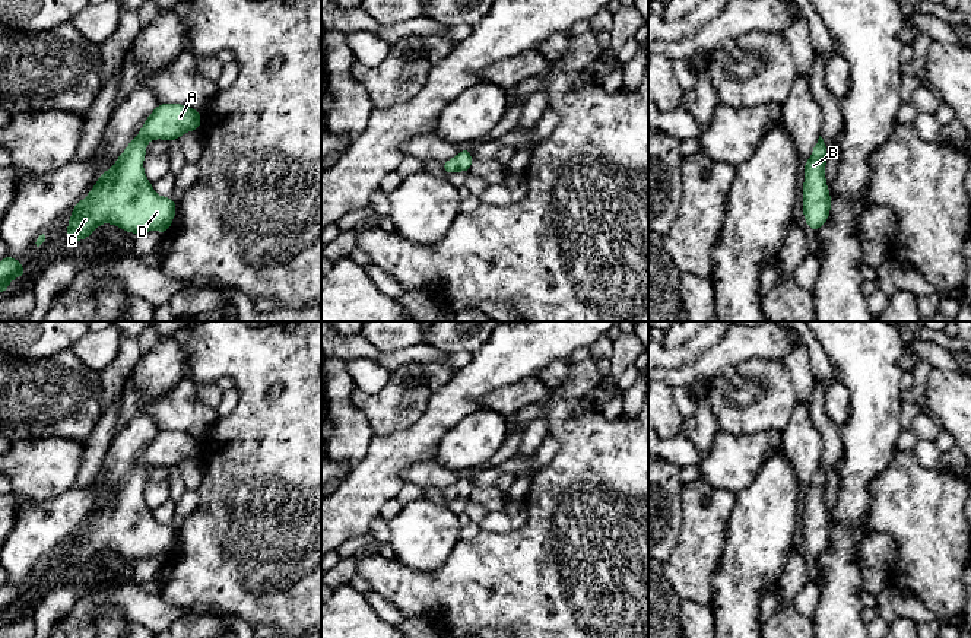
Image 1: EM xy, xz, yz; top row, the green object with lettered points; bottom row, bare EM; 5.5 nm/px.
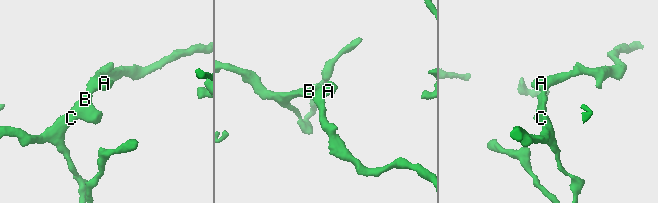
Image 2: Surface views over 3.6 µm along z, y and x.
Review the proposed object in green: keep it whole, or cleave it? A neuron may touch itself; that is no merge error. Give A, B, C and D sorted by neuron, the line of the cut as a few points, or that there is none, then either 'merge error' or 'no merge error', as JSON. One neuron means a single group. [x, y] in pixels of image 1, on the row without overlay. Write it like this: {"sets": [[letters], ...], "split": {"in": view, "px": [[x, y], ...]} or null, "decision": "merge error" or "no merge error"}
{"sets": [["A", "B", "C", "D"]], "split": null, "decision": "no merge error"}

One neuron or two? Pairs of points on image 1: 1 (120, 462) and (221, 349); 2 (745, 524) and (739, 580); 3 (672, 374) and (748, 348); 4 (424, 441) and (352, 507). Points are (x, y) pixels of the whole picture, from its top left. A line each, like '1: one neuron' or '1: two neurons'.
1: two neurons
2: one neuron
3: one neuron
4: one neuron

